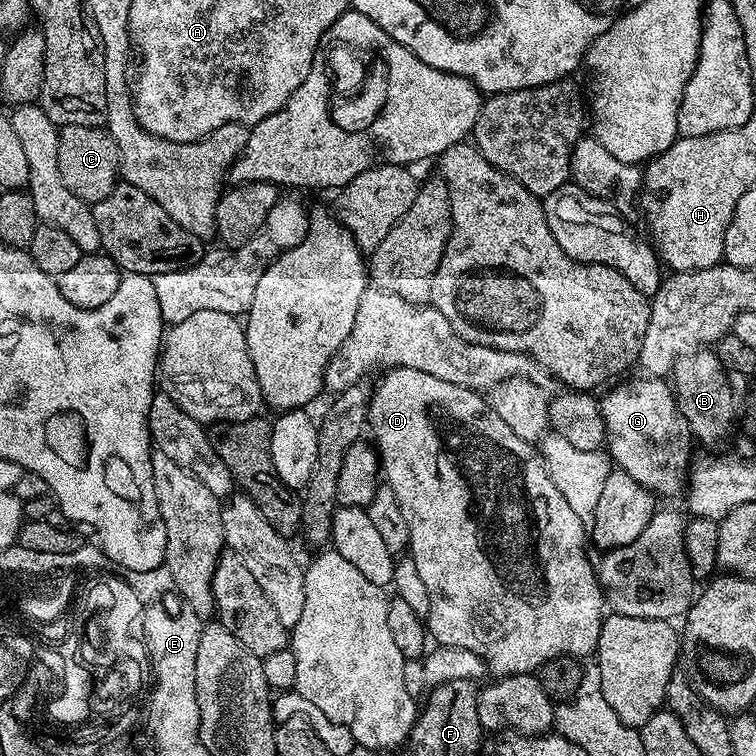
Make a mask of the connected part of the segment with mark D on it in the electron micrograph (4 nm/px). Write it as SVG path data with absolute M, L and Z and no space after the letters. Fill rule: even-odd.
M393 368L383 375L380 385L377 383L372 390L367 427L378 451L383 479L394 490L394 498L398 498L398 506L402 506L402 514L406 517L406 526L410 526L410 558L414 566L418 566L422 583L430 594L430 614L426 617L429 637L439 646L472 650L484 660L487 671L491 675L493 672L496 678L539 673L541 666L550 662L550 658L559 656L591 657L598 646L598 634L606 615L606 597L597 569L593 561L592 564L588 561L588 552L584 549L586 525L578 514L574 514L566 498L562 498L558 486L554 486L554 478L550 478L543 455L533 445L518 438L518 434L514 434L514 430L510 430L510 426L494 414L487 399L477 389L445 382L442 378L434 378L434 374L413 368Z

